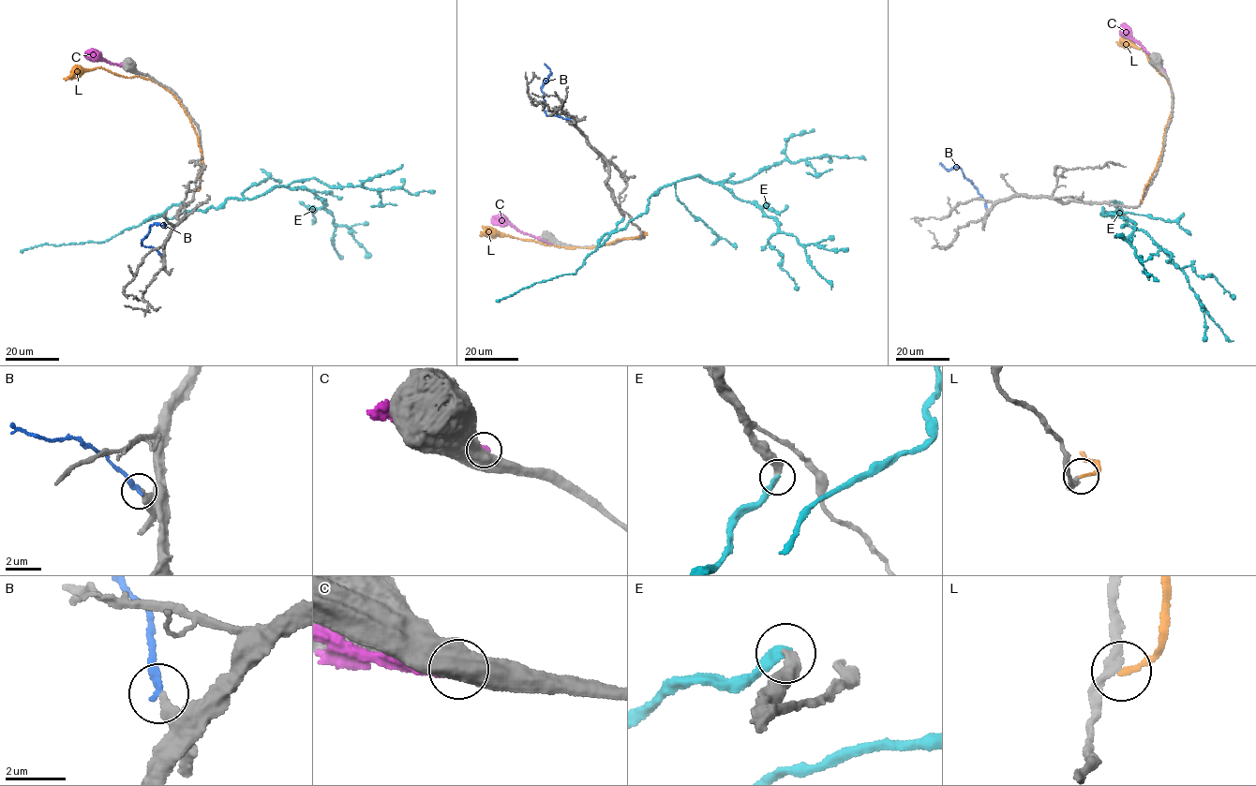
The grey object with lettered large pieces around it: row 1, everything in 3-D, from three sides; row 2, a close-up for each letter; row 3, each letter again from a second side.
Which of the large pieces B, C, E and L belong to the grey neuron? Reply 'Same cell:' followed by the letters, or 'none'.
Same cell: E

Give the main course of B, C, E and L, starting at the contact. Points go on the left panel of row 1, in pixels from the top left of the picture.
B: (160, 255), (151, 247), (144, 246), (141, 241), (148, 233), (150, 226), (166, 227), (163, 223)
C: (136, 70), (95, 59), (86, 51)
E: (182, 202), (162, 215), (204, 212), (281, 185), (310, 189), (333, 216), (339, 258)
L: (196, 190), (202, 160), (198, 138), (170, 92), (150, 80), (99, 67), (72, 73), (65, 80)

